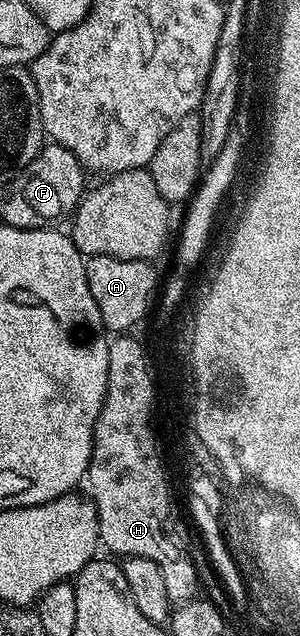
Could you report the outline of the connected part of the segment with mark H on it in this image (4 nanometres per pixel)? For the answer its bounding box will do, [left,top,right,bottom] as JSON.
[86,344,197,605]

